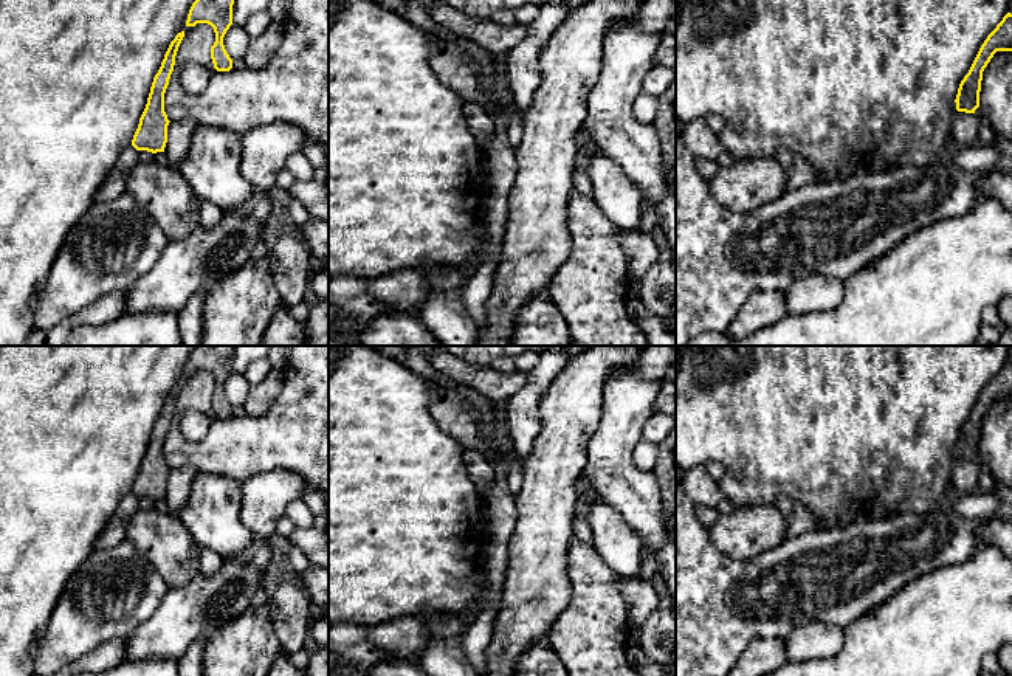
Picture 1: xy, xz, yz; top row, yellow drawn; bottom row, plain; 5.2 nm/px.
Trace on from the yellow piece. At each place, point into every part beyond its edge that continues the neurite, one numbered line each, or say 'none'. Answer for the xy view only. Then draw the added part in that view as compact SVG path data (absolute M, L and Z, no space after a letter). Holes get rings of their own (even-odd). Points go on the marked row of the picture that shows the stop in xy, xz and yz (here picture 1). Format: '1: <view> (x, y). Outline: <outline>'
none

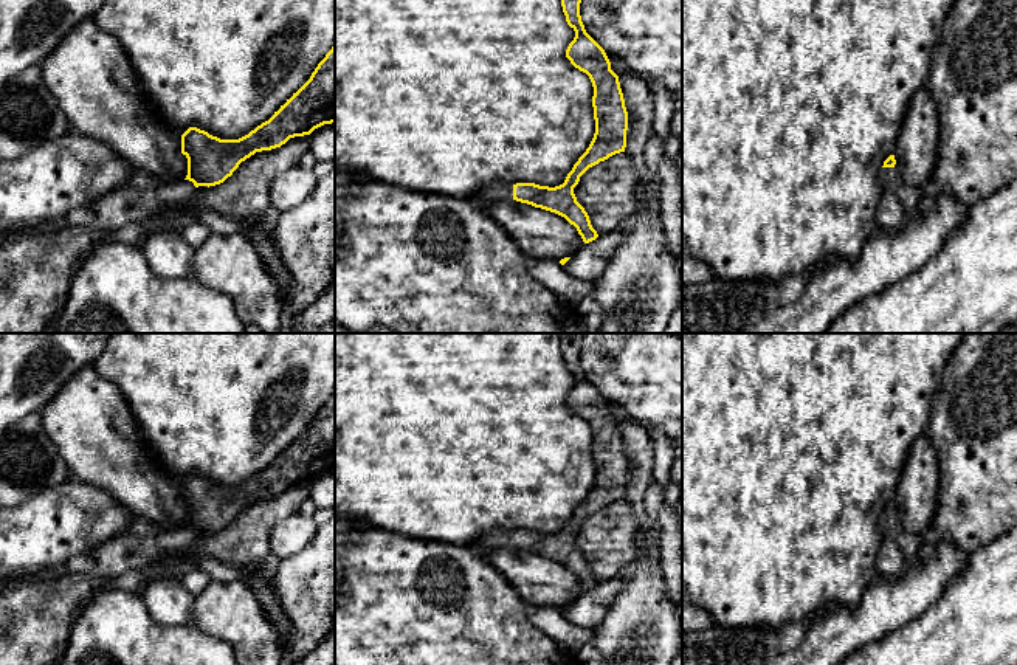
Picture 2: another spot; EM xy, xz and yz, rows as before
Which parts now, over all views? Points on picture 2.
1: xy (36, 268). Outline: M135 167L132 175L115 191L93 200L88 206L95 212L95 222L87 226L59 226L54 229L22 233L17 237L0 240L0 333L42 333L64 308L73 274L84 264L82 256L91 251L102 237L135 222L153 219L161 209L186 202L195 186L189 180L166 180Z

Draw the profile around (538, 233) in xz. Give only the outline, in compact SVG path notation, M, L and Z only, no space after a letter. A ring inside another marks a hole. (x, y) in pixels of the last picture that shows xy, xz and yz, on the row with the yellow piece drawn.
M516 200L485 209L529 257L561 260L584 245L577 228L564 217Z

